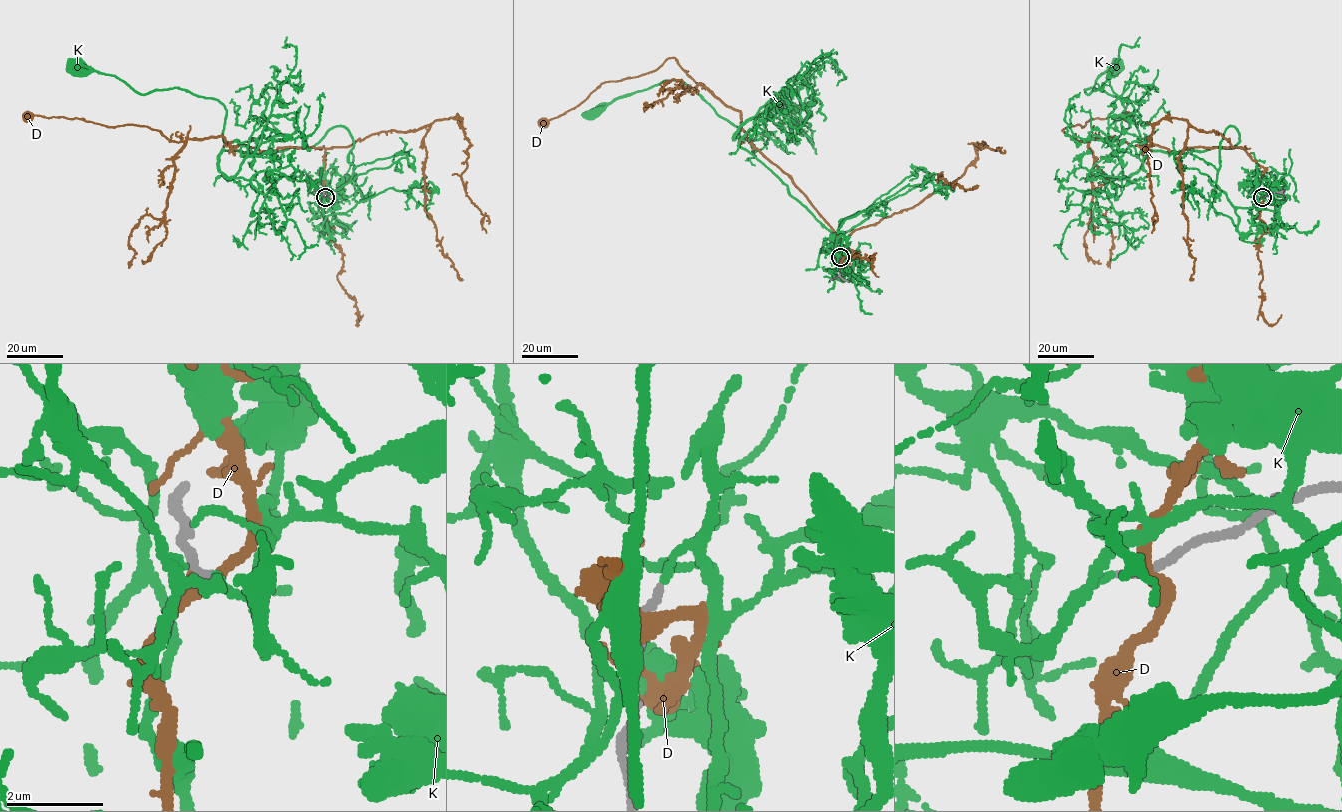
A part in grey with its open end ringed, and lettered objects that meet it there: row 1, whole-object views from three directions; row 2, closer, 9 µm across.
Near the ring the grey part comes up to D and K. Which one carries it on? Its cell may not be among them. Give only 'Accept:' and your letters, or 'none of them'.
Accept: none of them

